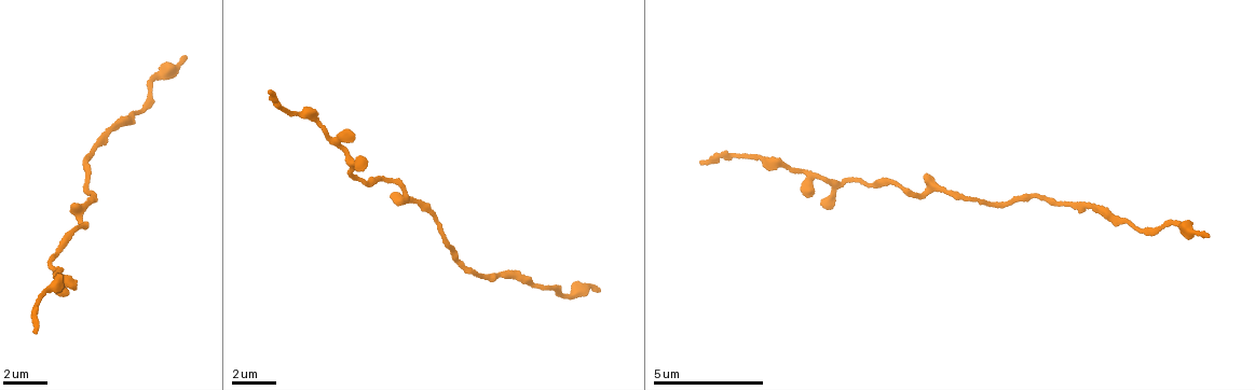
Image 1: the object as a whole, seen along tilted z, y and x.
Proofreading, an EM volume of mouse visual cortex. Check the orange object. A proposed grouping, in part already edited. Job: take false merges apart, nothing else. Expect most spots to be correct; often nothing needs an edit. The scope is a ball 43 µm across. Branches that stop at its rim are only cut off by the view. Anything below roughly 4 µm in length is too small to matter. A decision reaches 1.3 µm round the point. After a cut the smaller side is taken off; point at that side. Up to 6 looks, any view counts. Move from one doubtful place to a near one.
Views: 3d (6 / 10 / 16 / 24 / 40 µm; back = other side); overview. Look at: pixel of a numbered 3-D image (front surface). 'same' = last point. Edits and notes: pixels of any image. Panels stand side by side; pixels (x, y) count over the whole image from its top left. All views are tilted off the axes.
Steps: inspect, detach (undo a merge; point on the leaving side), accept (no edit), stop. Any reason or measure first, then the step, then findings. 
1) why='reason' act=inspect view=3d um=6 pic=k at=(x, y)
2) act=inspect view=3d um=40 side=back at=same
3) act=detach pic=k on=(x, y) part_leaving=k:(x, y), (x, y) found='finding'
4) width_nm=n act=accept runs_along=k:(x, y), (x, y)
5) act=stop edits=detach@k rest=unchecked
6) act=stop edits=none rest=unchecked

why='thin neck' act=inspect view=3d um=10 pic=1 at=(77, 226)

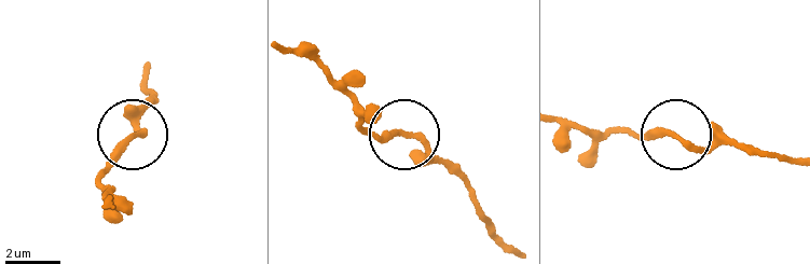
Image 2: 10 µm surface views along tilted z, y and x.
act=inspect view=3d um=10 side=back pic=2 at=(402, 132)

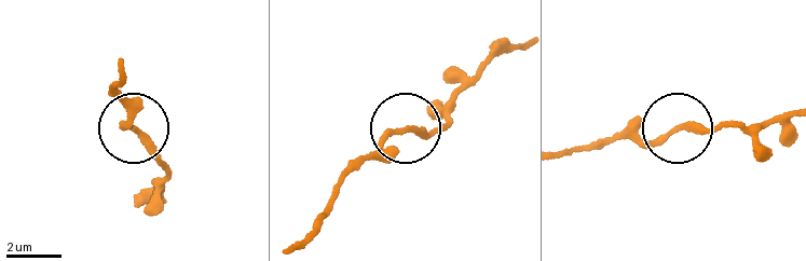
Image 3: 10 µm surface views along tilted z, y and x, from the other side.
act=accept runs_along=3:(591, 148), (617, 138), (660, 138), (691, 121), (723, 124) found='continuous, no second cell'

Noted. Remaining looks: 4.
why='sudden change in width' act=inspect view=3d um=10 pic=1 at=(308, 113)

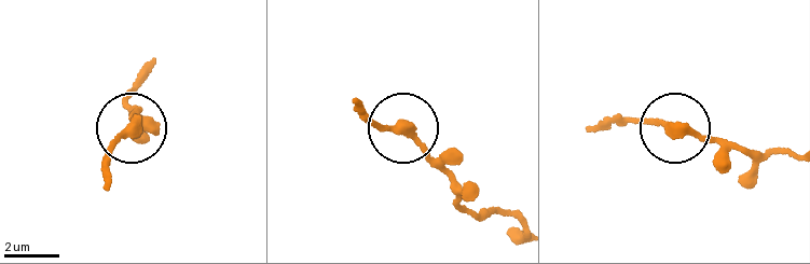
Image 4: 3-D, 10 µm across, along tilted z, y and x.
act=accept found='all the same cell'

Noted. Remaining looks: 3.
why='sudden change in width' act=inspect view=3d um=10 pic=1 at=(490, 276)

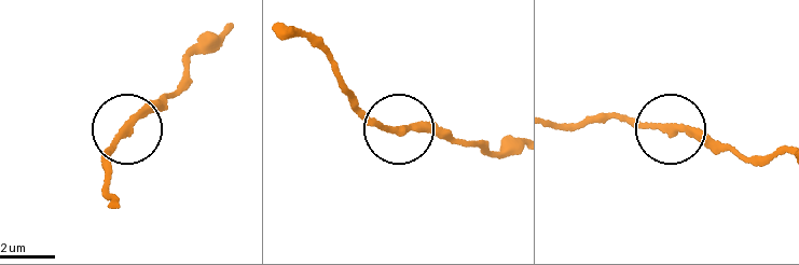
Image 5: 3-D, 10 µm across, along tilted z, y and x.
act=accept runs_along=5:(554, 124), (609, 121), (722, 147) found='all the same cell'

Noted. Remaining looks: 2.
act=stop edits=none rest=unchecked

